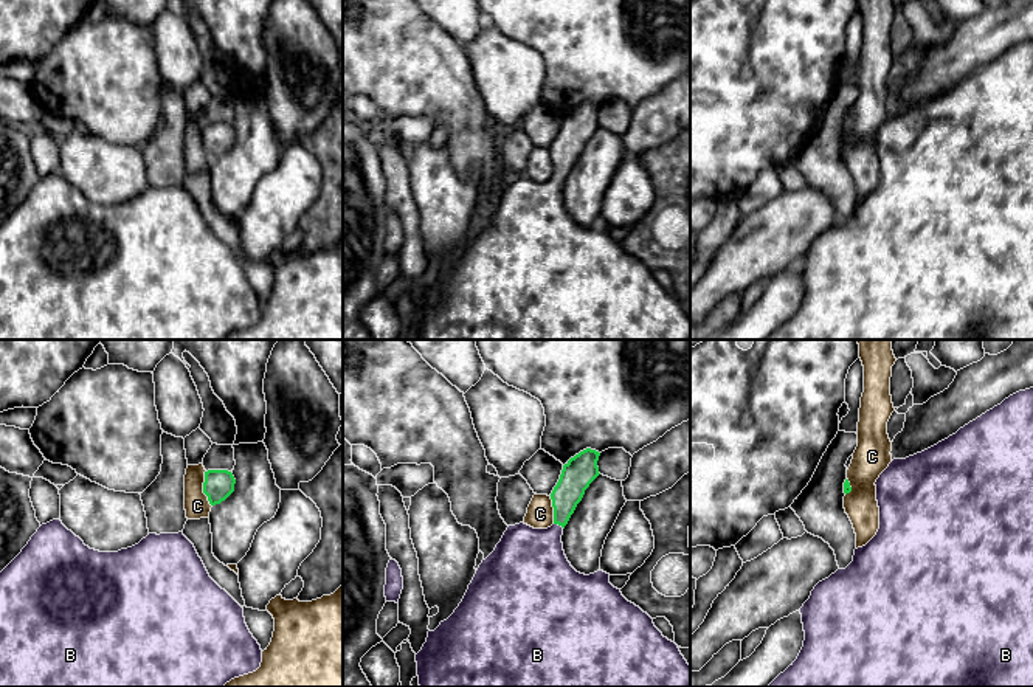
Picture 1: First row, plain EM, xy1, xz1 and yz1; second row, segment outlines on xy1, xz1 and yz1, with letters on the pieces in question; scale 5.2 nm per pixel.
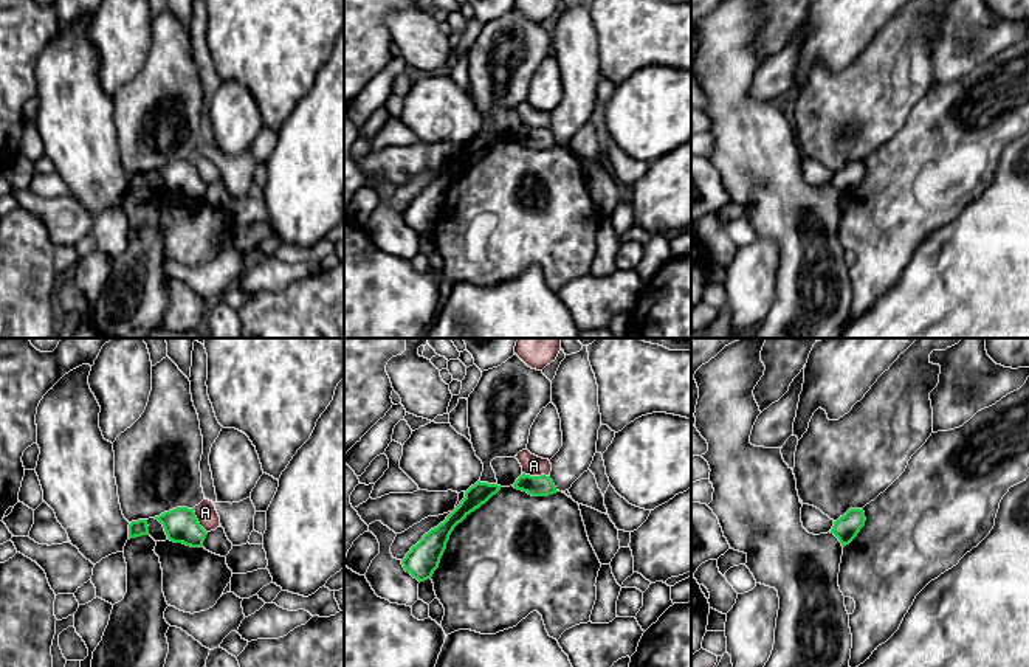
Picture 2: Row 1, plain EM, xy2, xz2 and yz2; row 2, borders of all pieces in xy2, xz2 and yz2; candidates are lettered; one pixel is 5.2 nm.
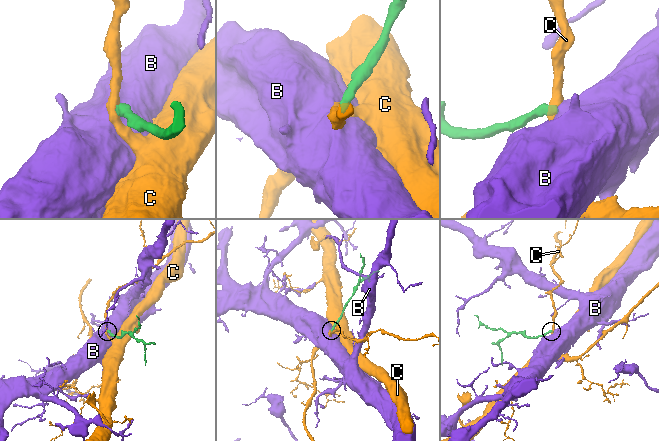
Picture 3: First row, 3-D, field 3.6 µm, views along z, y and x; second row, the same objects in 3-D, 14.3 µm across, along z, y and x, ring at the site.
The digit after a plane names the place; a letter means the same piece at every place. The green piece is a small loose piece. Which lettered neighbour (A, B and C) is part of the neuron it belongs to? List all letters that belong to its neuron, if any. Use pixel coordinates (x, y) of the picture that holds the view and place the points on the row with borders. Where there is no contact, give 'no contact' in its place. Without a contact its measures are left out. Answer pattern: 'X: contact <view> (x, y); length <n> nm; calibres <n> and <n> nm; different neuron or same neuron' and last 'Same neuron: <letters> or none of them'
A: contact xz2 (535, 476); length 140 nm; calibres 110 and 110 nm; different neuron
B: contact xz1 (559, 524); length 60 nm; calibres 160 and 360 nm; same neuron
C: contact xy1 (203, 489); length 190 nm; calibres 160 and 130 nm; different neuron
Same neuron: B

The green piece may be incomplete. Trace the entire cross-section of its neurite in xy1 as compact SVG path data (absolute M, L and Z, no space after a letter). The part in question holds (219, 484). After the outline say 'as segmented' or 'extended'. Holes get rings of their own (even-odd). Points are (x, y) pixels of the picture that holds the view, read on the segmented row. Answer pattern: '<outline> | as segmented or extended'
M228 470L205 471L203 493L211 506L220 504L234 492L236 479Z | as segmented

